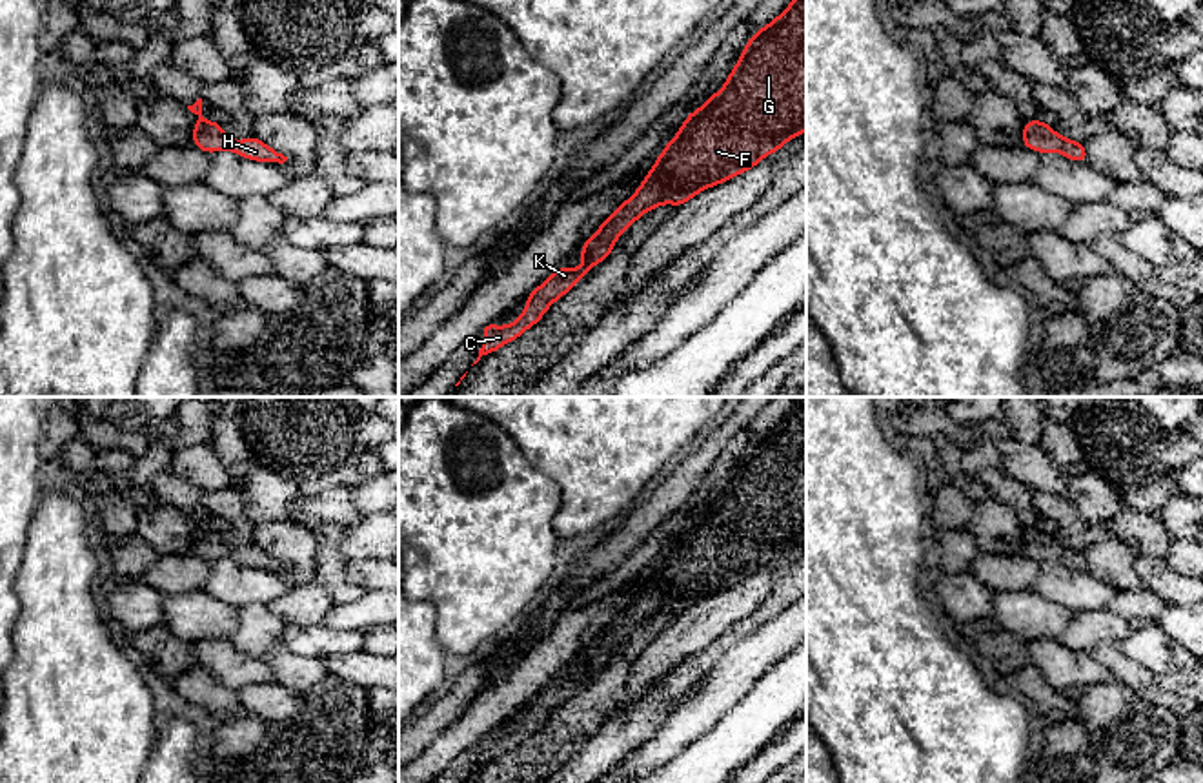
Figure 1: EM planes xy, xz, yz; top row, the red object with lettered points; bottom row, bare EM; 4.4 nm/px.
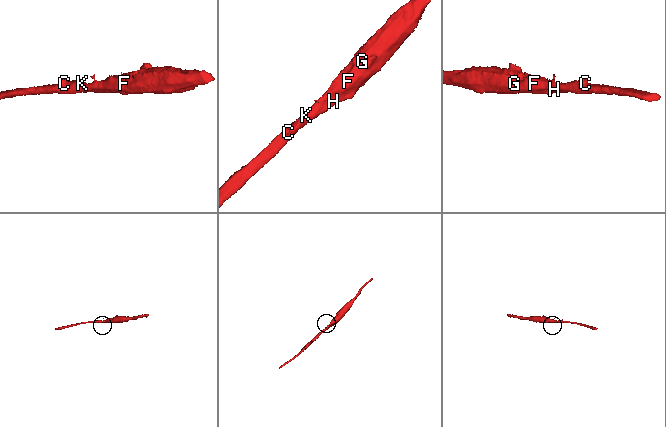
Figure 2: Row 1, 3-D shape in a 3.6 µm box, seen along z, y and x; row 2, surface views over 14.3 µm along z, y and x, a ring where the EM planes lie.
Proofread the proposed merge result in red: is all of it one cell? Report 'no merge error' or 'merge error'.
no merge error

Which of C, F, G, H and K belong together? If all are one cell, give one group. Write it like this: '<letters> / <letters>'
C F G H K

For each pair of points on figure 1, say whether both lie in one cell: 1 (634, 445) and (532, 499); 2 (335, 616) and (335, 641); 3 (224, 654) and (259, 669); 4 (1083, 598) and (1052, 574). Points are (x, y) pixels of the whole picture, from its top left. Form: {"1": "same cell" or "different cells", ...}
{"1": "different cells", "2": "different cells", "3": "same cell", "4": "same cell"}

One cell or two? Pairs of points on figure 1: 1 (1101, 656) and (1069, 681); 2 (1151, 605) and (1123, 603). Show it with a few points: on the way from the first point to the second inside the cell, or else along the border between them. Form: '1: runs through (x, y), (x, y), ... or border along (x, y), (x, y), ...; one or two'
1: border along (1087, 652), (1114, 678); two
2: runs through (1143, 605), (1131, 605); one

